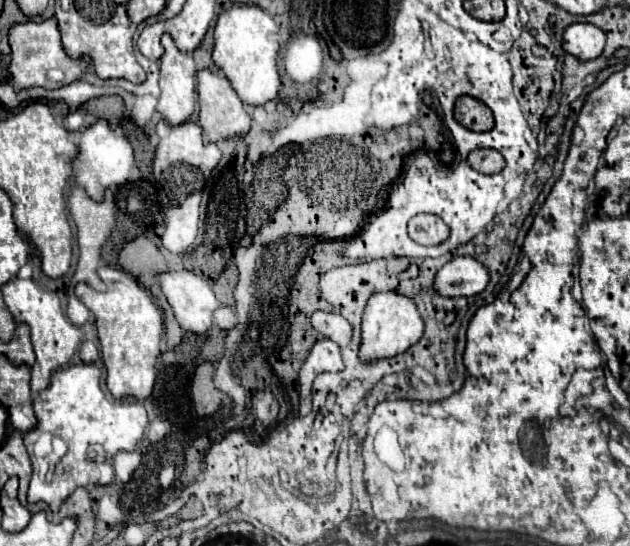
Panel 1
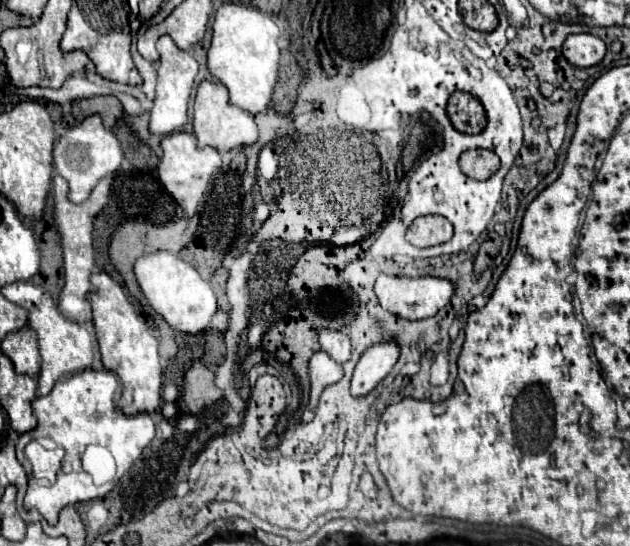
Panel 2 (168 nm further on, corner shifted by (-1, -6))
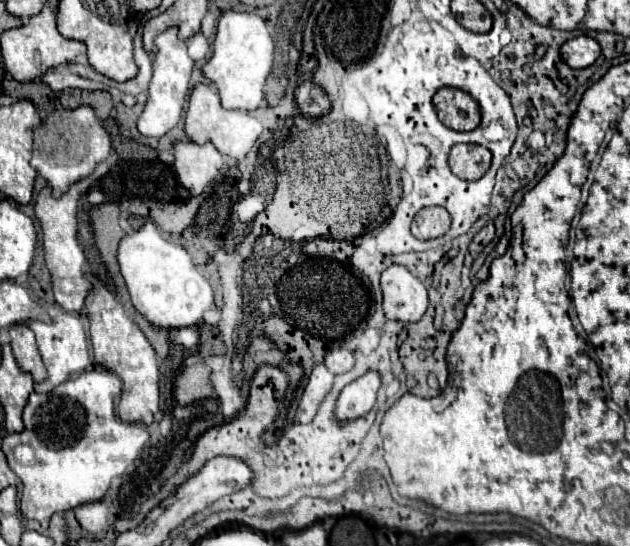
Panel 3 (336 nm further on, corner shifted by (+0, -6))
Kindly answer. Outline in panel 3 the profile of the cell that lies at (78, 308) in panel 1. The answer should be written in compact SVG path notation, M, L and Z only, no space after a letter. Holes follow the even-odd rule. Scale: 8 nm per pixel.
M100 164L96 172L92 172L86 180L76 182L62 198L52 196L52 188L44 188L38 194L36 200L36 218L40 220L40 228L44 234L44 252L46 252L46 266L52 274L52 286L54 286L54 298L56 302L68 310L68 312L80 312L84 306L84 298L92 284L84 278L84 264L86 256L78 242L78 220L76 220L76 208L82 194L88 192L92 186L96 186L104 176L108 174L108 166Z

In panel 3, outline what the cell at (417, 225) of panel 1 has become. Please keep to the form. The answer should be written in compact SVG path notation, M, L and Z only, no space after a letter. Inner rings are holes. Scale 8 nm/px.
M440 206L422 208L412 220L412 236L418 240L434 240L450 230L450 214Z

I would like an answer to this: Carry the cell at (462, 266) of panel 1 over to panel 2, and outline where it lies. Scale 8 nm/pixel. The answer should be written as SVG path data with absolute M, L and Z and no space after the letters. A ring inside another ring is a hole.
M381 274L375 282L375 294L381 302L381 306L405 320L423 320L429 316L435 316L453 296L453 284L449 280L423 276L423 278L409 278L409 276L387 276Z

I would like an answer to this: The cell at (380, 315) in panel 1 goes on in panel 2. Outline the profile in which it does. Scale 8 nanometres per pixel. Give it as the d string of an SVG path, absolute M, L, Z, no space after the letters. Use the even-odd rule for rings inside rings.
M395 342L371 346L355 366L351 380L351 394L355 398L371 394L377 388L377 384L391 372L397 358L399 358L399 346Z

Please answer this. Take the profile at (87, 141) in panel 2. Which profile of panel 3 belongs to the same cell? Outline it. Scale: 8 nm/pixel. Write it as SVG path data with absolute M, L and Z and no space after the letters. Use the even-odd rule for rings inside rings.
M80 106L74 110L56 108L54 114L44 120L34 132L34 156L30 160L32 168L38 170L40 176L48 180L52 186L52 196L60 198L76 180L84 180L90 176L100 162L106 162L112 150L112 142L102 122L96 120L96 114L88 106Z

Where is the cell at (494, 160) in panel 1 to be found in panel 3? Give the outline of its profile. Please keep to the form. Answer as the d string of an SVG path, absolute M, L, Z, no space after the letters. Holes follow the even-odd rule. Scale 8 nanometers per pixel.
M456 144L448 158L450 170L462 180L482 178L488 172L490 162L492 162L490 150L478 144Z

